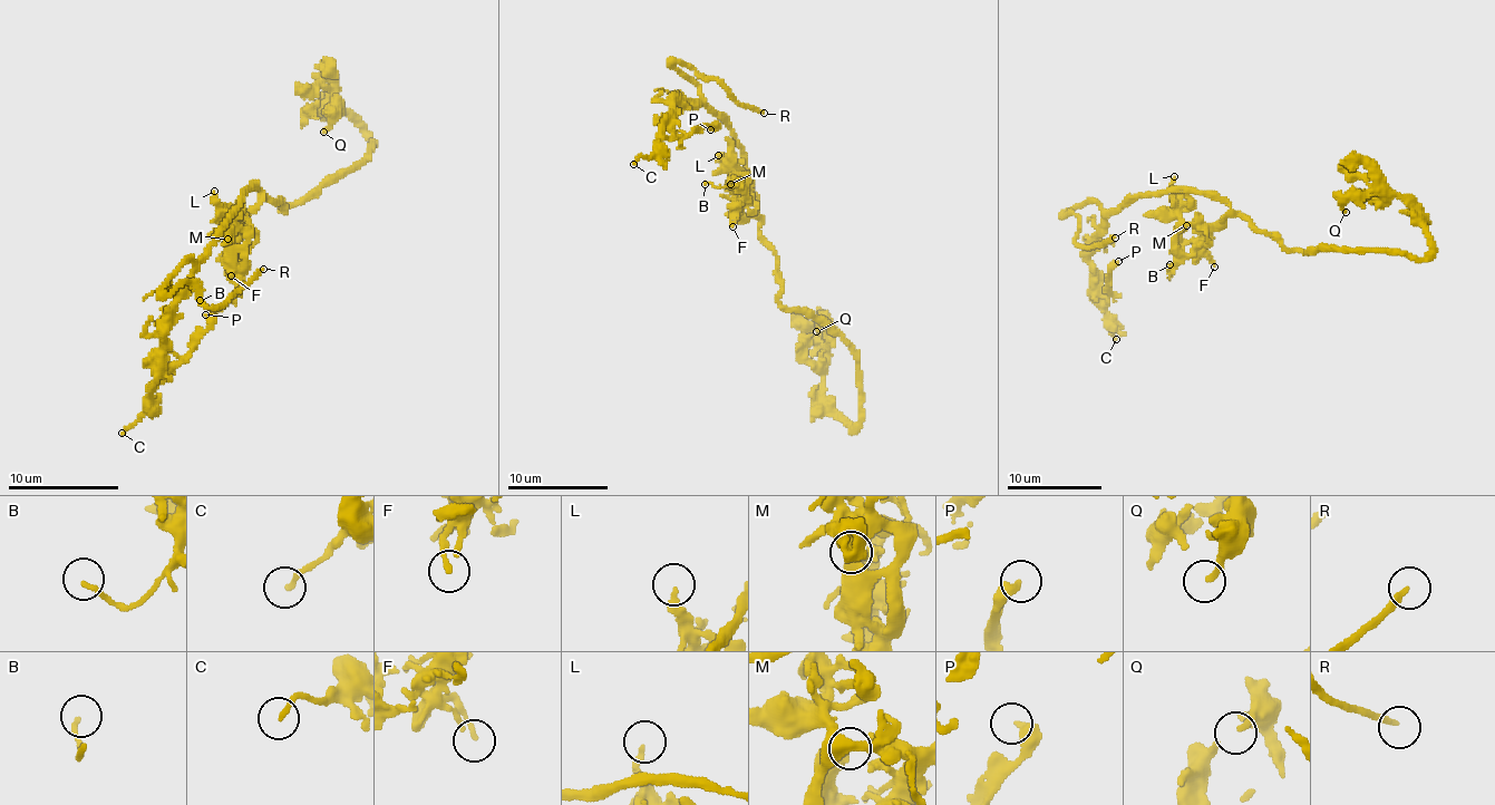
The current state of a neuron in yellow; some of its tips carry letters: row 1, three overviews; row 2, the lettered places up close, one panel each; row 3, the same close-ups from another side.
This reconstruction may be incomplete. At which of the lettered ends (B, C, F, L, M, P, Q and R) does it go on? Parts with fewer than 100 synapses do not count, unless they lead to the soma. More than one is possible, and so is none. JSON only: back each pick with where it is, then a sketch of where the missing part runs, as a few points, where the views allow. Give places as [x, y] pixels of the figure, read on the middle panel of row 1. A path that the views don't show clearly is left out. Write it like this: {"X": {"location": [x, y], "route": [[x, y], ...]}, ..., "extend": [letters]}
{"R": {"location": [764, 113], "route": [[764, 113], [784, 90], [816, 90], [829, 99], [857, 96], [890, 75], [958, 3]]}, "extend": ["R"]}

